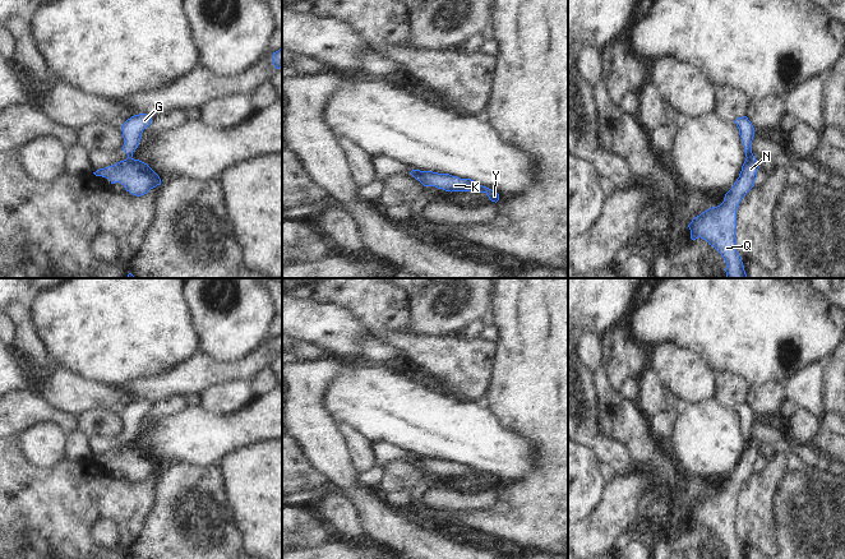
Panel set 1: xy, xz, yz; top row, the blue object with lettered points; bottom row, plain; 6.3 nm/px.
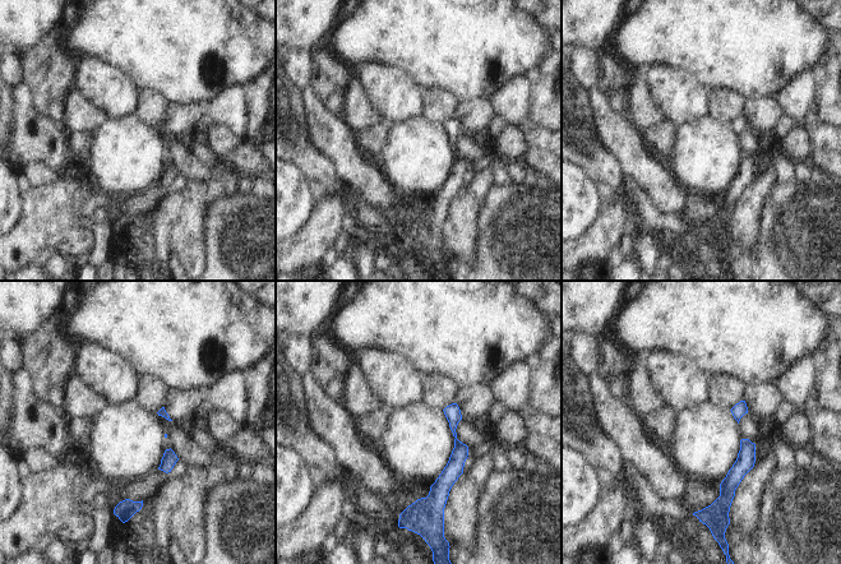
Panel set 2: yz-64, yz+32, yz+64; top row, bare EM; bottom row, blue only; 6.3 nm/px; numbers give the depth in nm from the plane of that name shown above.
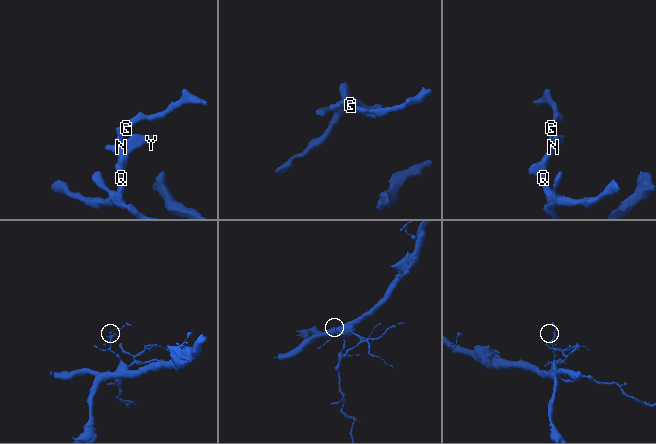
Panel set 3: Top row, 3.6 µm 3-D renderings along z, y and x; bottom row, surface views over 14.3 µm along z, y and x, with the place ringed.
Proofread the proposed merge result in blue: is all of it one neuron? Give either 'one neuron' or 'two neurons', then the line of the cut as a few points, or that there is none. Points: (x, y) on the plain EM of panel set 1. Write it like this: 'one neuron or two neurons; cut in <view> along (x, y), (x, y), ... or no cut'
two neurons; cut in yz along (752, 439), (747, 443)

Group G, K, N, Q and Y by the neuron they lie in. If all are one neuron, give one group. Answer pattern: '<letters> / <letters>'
G / K N Q Y

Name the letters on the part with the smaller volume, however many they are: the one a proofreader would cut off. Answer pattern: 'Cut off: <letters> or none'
Cut off: G

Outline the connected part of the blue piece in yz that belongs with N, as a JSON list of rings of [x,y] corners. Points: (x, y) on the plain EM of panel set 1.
[[[752,439],[745,444],[739,463],[725,480],[724,488],[702,498],[688,511],[692,526],[701,523],[721,540],[726,549],[726,559],[745,559],[742,542],[737,537],[737,495],[754,472],[758,454]]]

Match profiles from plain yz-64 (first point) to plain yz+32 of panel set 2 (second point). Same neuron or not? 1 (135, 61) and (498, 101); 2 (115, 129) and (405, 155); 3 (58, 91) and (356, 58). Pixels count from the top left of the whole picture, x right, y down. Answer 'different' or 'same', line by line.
1: different
2: same
3: different

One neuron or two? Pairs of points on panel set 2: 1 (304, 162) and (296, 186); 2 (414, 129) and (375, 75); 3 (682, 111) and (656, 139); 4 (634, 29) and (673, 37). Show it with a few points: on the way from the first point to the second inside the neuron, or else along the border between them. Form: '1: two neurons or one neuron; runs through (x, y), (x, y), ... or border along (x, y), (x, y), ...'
1: two neurons; border along (289, 161), (310, 181)
2: two neurons; border along (391, 123), (423, 116), (437, 125)
3: two neurons; border along (668, 119), (677, 125)
4: one neuron; runs through (643, 36), (664, 36)

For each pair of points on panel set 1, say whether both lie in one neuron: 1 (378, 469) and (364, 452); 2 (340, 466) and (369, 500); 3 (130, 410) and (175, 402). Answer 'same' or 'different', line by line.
1: different
2: same
3: different

